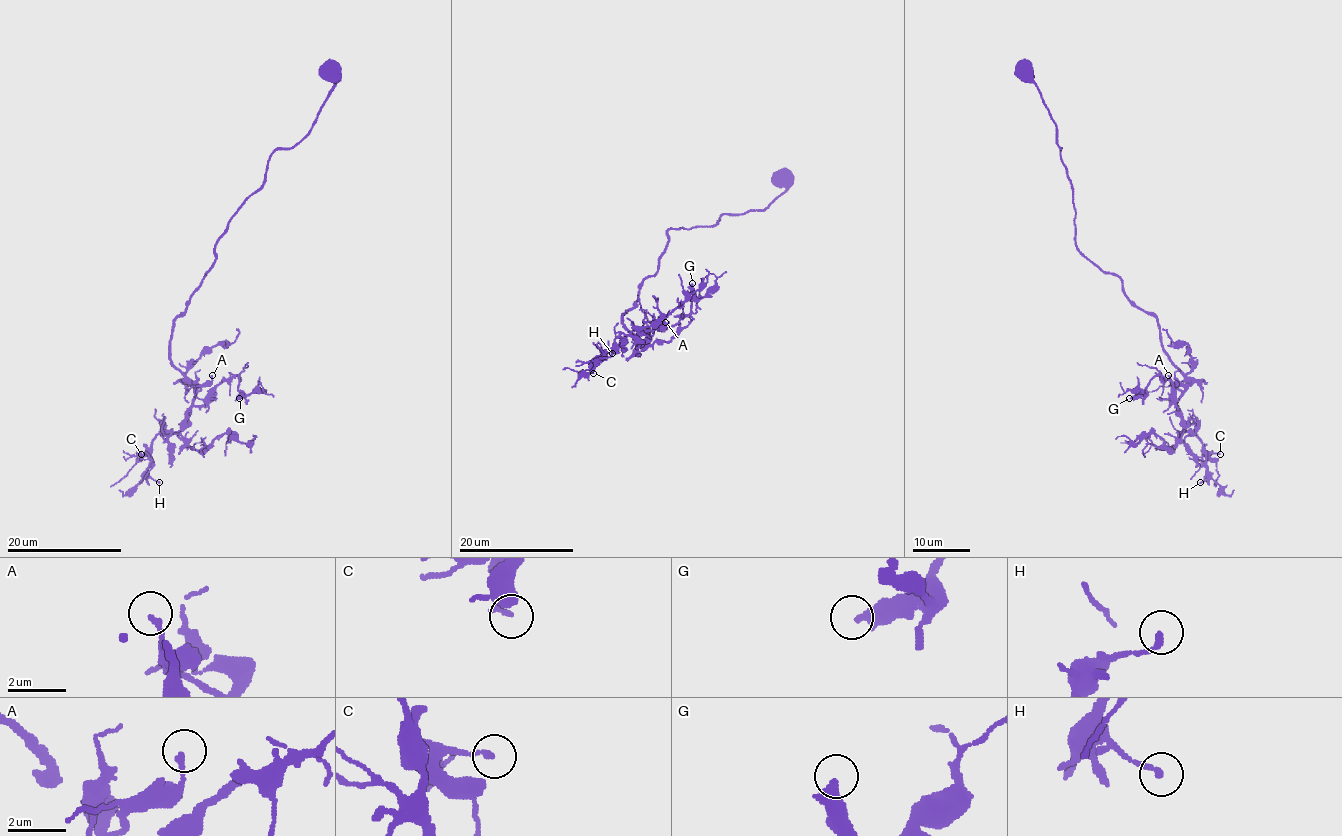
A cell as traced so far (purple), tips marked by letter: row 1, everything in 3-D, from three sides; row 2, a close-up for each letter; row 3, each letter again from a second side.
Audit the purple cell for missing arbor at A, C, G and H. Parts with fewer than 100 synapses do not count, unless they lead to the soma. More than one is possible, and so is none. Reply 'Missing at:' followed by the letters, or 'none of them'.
Missing at: none of them

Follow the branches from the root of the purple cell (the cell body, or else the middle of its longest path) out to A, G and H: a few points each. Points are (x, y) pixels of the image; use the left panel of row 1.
A: (198, 286), (186, 309), (174, 323), (171, 362), (198, 390), (211, 380), (212, 375)
G: (198, 286), (186, 309), (174, 323), (171, 362), (198, 390), (202, 386), (215, 388), (237, 375), (239, 398)
H: (198, 286), (175, 320), (171, 339), (171, 362), (195, 398), (185, 423), (152, 442), (148, 474), (159, 482)

